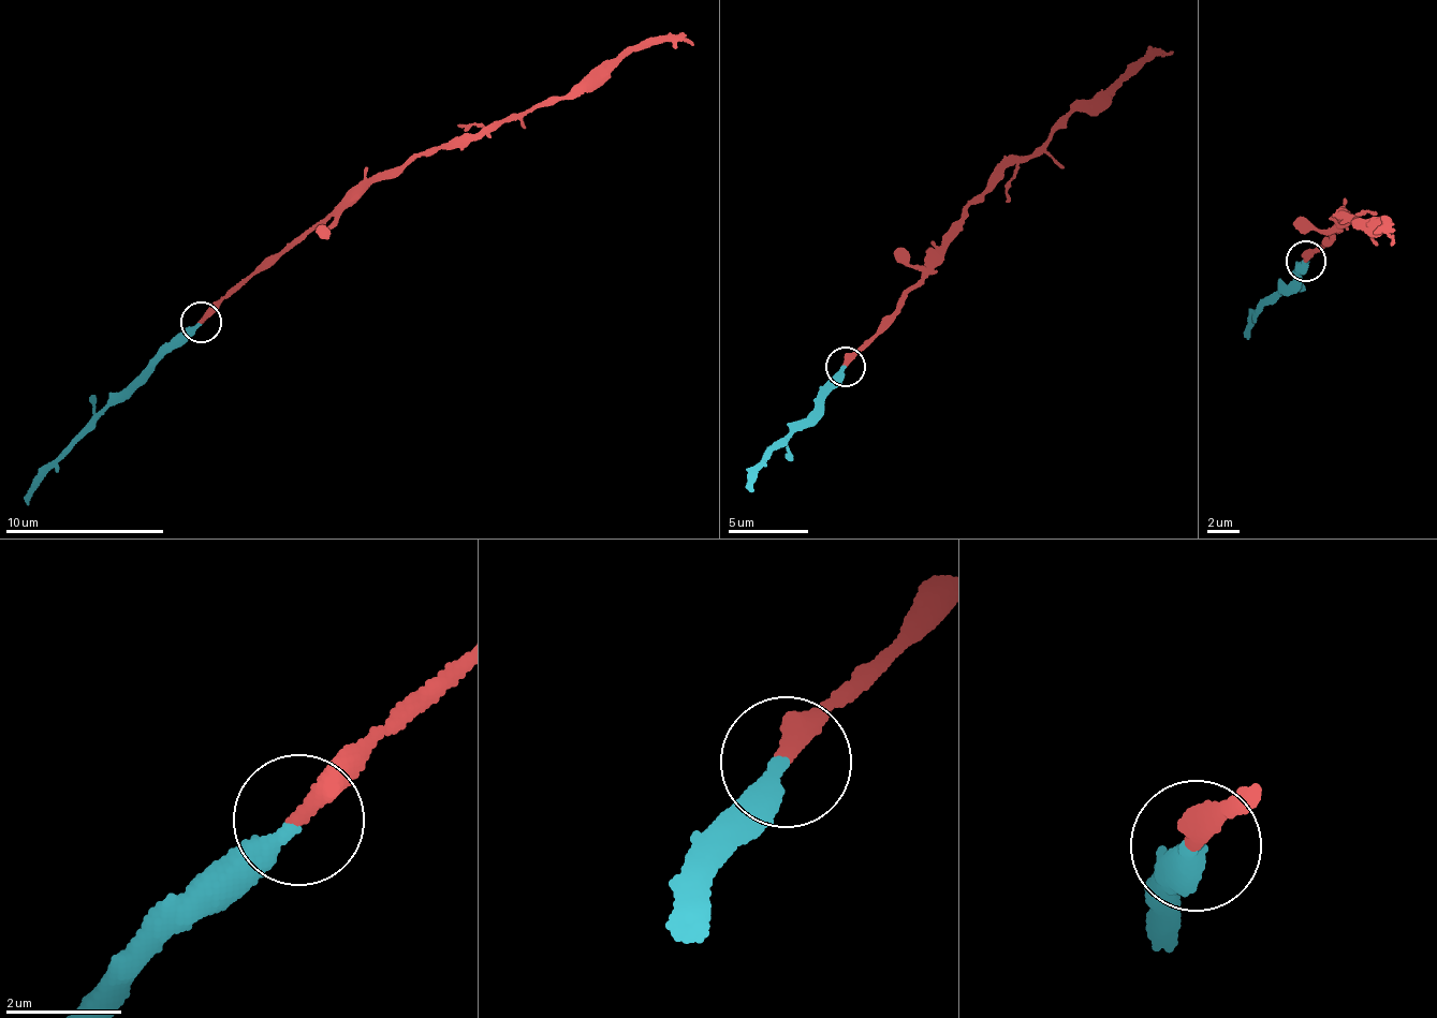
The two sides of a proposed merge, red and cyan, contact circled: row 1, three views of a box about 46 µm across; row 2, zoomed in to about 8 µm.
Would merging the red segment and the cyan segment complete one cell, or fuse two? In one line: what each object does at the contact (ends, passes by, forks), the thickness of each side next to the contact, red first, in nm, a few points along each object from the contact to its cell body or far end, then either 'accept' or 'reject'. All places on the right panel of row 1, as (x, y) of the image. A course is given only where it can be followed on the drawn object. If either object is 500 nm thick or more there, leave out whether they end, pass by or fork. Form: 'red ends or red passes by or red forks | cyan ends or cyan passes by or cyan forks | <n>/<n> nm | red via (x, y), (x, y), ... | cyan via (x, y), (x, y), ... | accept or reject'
red ends | cyan ends | 320/320 nm | red via (1307, 260), (1332, 246), (1332, 235), (1352, 223), (1340, 209), (1369, 235), (1384, 222), (1393, 234), (1392, 245) | cyan via (1305, 259), (1254, 314), (1249, 337) | accept

